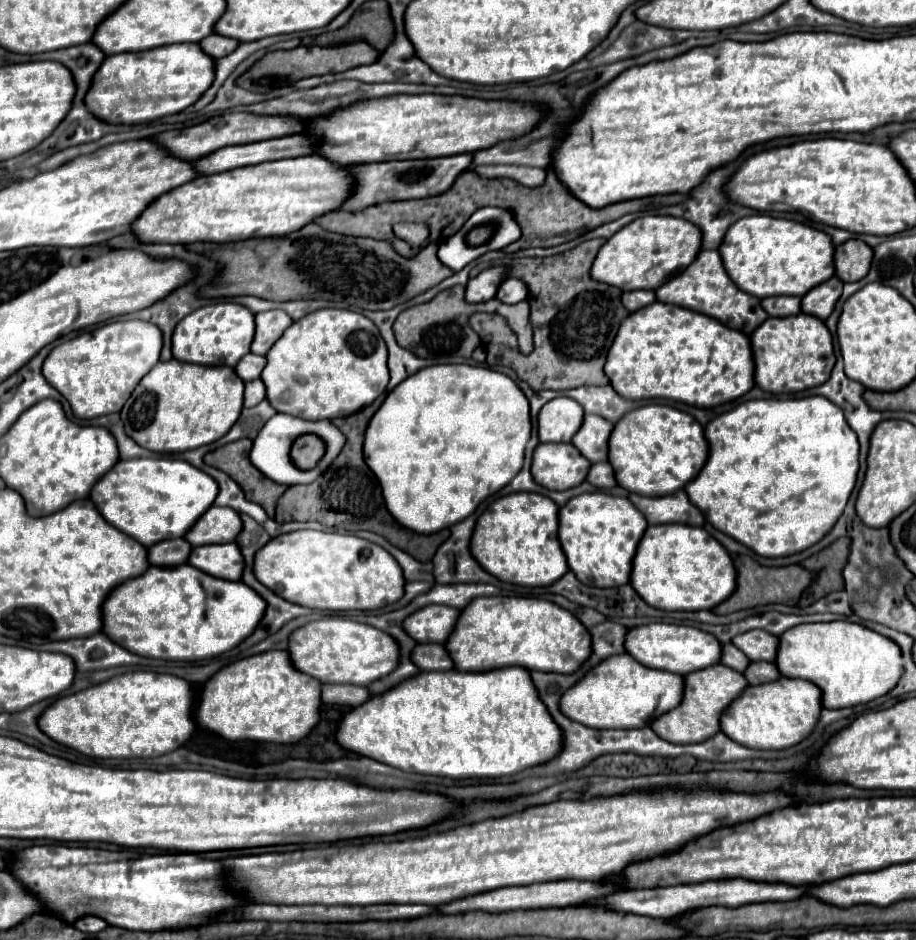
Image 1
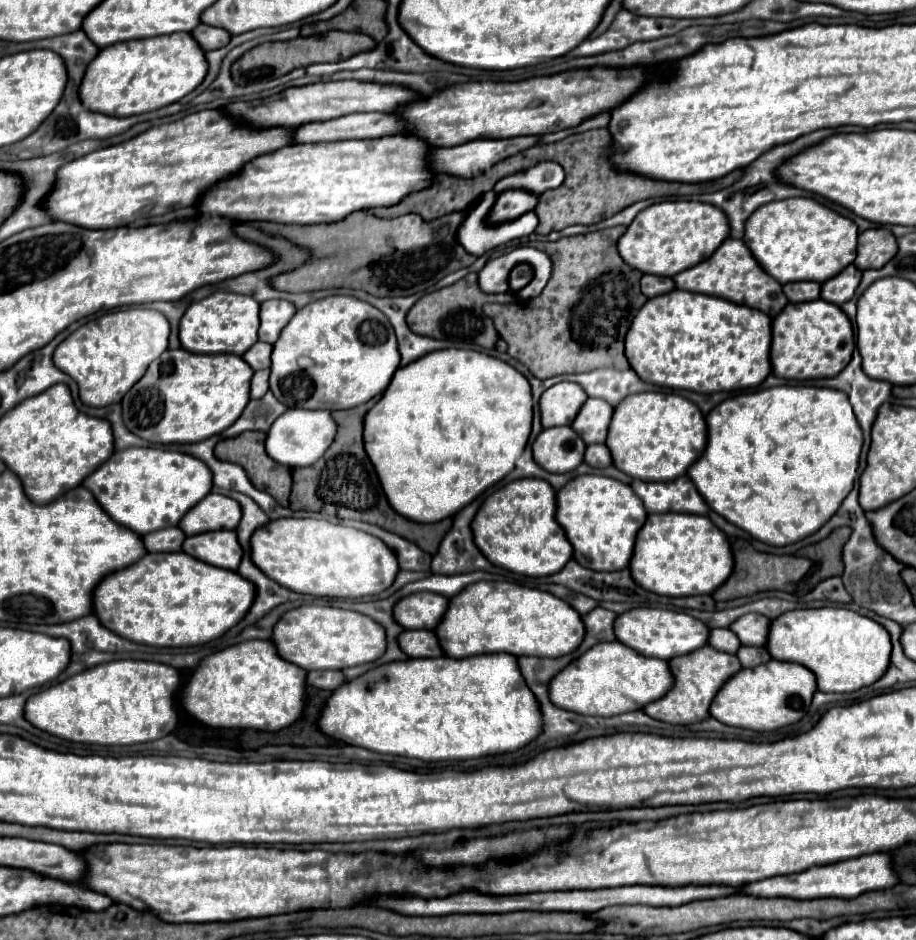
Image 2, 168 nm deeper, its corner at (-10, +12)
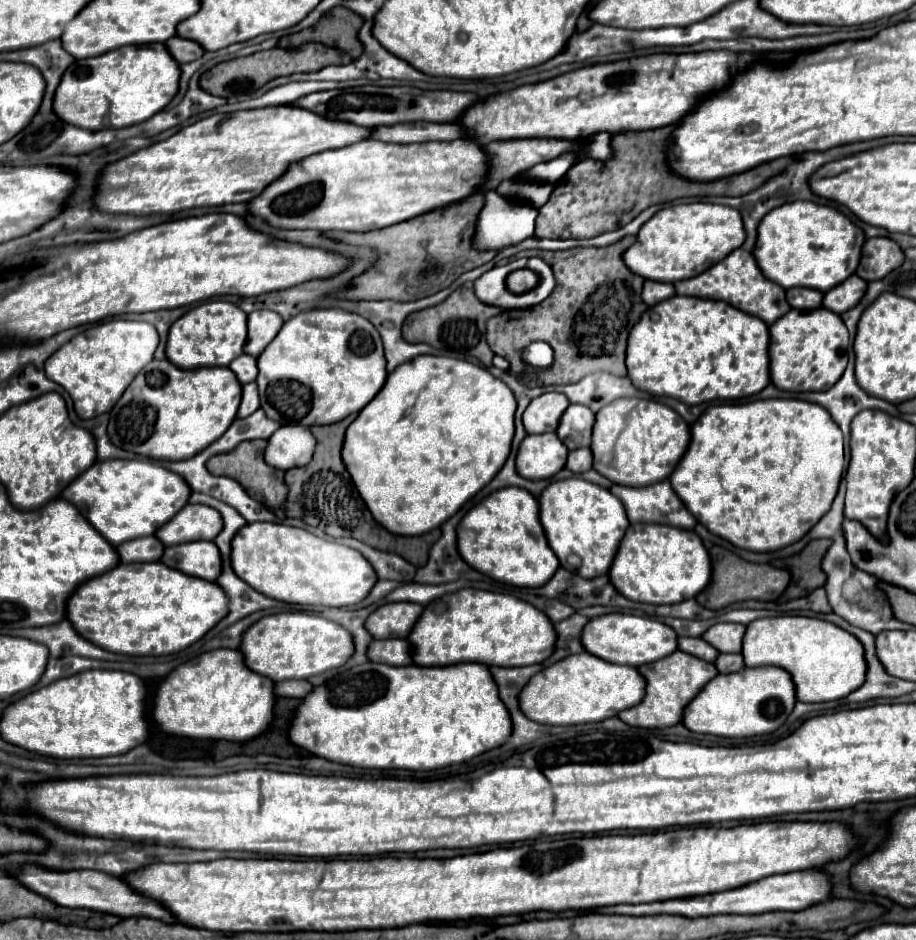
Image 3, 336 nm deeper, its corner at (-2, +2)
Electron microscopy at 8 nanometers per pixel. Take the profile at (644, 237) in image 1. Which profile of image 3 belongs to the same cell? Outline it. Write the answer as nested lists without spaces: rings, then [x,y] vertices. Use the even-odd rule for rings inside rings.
[[[709,202],[679,204],[659,210],[641,226],[637,242],[625,252],[625,264],[629,264],[631,272],[637,272],[647,280],[677,282],[709,270],[743,242],[745,228],[741,214],[735,208]]]

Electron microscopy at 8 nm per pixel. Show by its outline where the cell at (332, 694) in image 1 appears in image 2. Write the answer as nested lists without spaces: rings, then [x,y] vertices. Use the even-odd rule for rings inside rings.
[[[313,670],[309,672],[309,686],[317,686],[321,690],[337,690],[345,682],[341,670]]]

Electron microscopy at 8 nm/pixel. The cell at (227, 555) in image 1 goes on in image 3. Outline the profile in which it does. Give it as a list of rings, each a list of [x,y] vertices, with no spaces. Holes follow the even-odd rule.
[[[205,540],[167,546],[161,562],[169,564],[169,568],[185,572],[187,576],[203,578],[209,582],[215,582],[217,572],[221,572],[221,556],[217,552],[217,546]]]

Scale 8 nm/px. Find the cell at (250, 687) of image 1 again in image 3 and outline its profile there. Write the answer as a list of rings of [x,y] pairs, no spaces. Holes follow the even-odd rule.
[[[219,648],[205,654],[199,654],[183,664],[179,664],[175,670],[171,670],[161,684],[157,686],[157,692],[153,696],[153,720],[165,734],[185,736],[185,738],[213,738],[213,740],[231,740],[231,742],[245,742],[255,736],[259,736],[263,730],[267,730],[271,718],[273,718],[273,682],[265,676],[259,676],[251,672],[243,664],[243,656],[239,650]]]

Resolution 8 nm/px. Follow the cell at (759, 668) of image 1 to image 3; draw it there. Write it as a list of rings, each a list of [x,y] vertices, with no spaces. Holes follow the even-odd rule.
[[[719,654],[713,664],[715,664],[715,668],[717,668],[721,674],[739,672],[741,668],[745,668],[741,654]]]

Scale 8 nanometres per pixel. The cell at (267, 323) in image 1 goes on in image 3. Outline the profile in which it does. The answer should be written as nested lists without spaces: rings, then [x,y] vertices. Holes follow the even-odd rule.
[[[267,310],[251,312],[247,316],[249,334],[247,334],[247,344],[243,352],[257,358],[265,350],[265,346],[277,336],[281,326],[283,326],[283,320],[281,316],[277,316],[277,312],[267,312]]]

